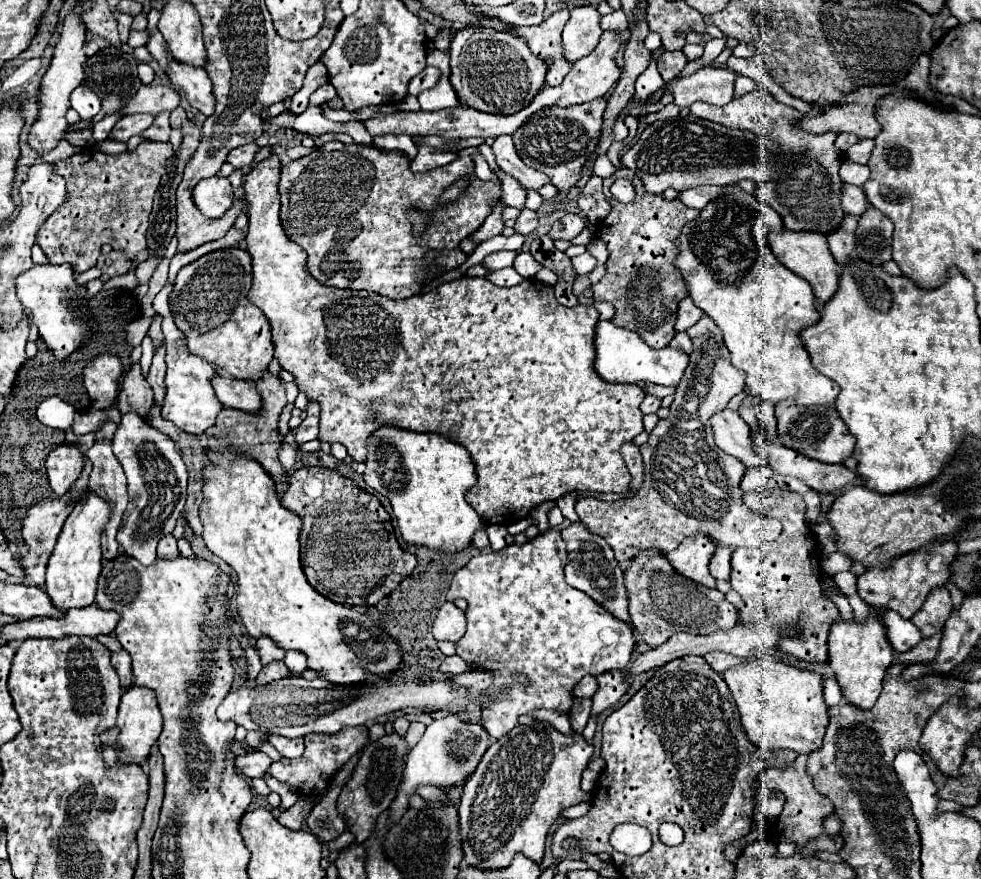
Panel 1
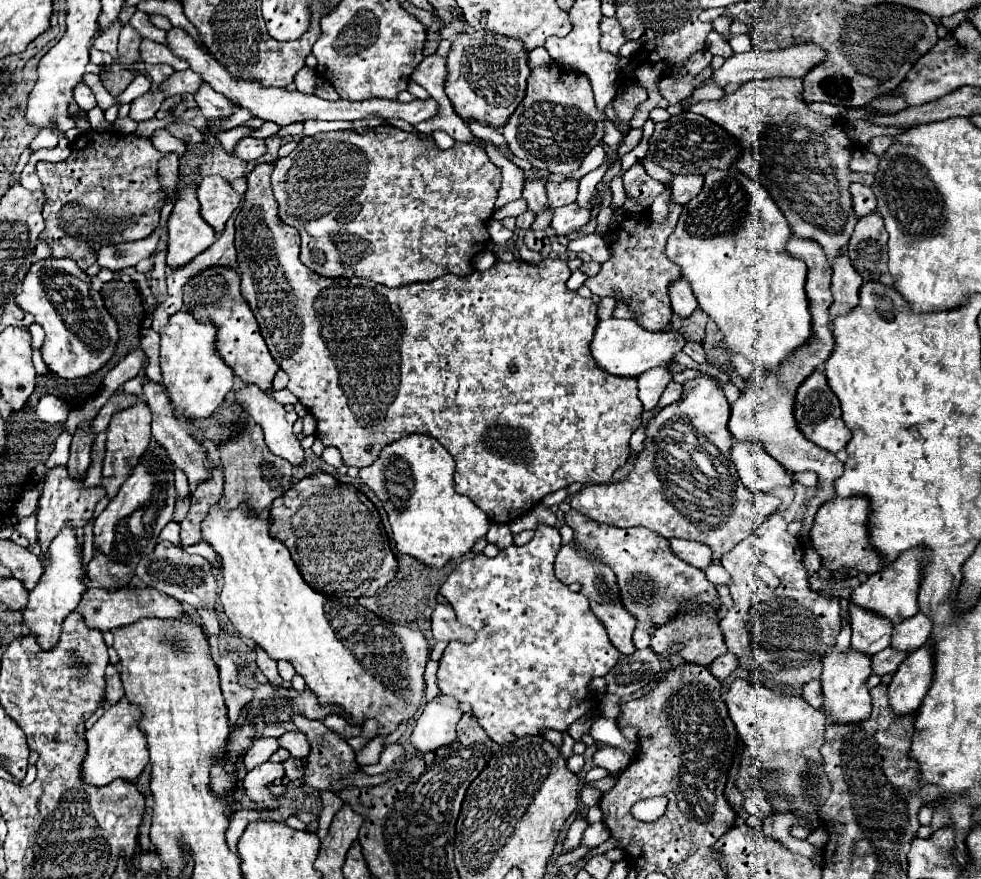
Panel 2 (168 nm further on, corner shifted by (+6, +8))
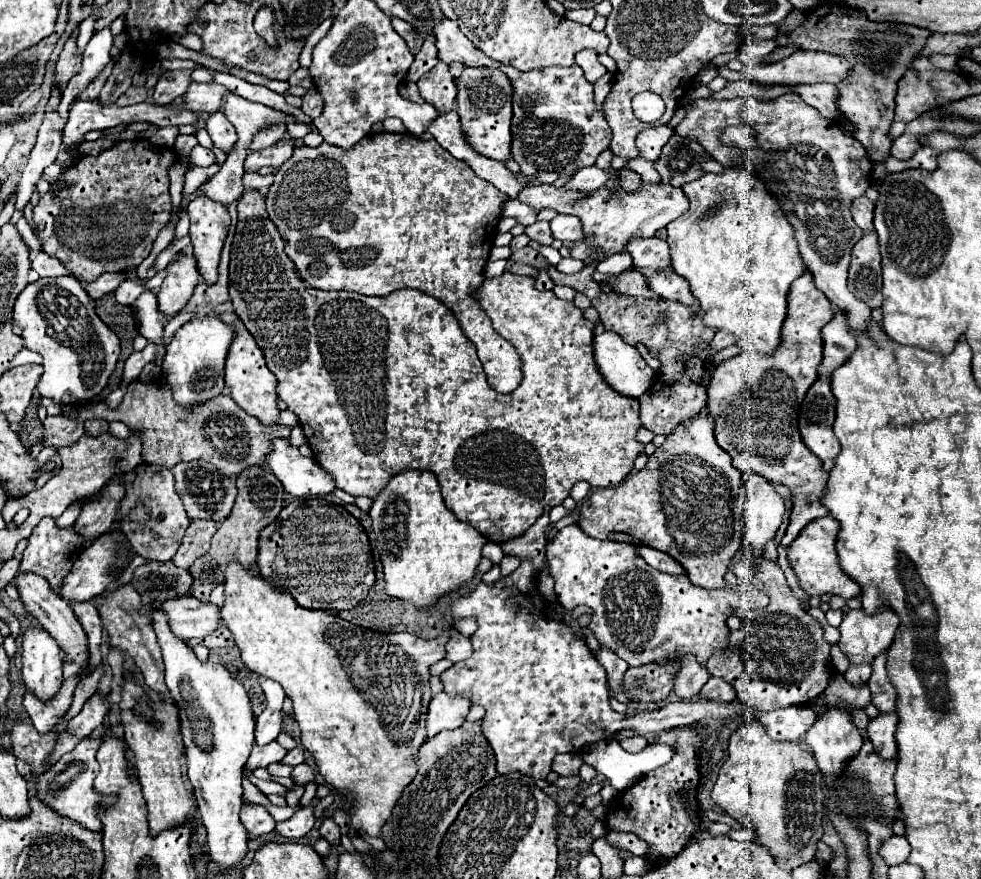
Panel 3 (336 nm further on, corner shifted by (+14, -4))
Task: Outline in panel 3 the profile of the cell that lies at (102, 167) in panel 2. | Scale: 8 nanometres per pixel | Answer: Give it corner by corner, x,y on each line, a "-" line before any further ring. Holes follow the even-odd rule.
121,141
97,157
83,155
73,167
73,185
53,195
51,191
39,199
33,209
33,221
37,225
35,235
43,243
43,251
57,257
79,281
89,283
105,271
121,273
129,267
139,267
149,257
157,233
171,219
171,197
169,197
169,165
177,161
177,155
169,149
153,149
149,141

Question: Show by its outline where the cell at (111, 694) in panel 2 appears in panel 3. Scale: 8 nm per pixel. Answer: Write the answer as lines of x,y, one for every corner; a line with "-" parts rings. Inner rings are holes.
93,695
93,697
85,703
83,711
67,723
65,731
67,731
69,735
77,737
77,739
91,737
91,735
95,733
95,729
99,729
99,727
103,725
107,713
109,713
109,707
107,707
105,699
101,699
99,695

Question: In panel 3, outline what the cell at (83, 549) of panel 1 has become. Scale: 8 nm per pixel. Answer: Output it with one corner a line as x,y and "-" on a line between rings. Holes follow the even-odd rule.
43,629
23,633
23,685
41,701
51,701
63,683
61,649

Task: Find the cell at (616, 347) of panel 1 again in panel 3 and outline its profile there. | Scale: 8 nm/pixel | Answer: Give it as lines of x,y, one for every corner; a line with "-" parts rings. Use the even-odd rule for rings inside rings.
605,331
595,337
595,363
605,381
621,395
641,397
655,381
655,371
643,361
639,351
627,345
617,333

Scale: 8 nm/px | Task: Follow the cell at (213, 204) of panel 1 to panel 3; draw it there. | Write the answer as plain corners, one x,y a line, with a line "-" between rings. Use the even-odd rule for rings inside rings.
197,197
189,203
187,215
191,219
189,237
197,269
203,281
213,285
217,281
221,249
229,231
229,213
223,205
217,205
217,201
209,201
209,197

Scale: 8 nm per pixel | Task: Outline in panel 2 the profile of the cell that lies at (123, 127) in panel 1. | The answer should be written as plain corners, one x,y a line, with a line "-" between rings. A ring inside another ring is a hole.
149,91
145,93
143,97
135,99
131,103
131,111
129,111
129,119
133,121
145,121
145,119
151,119
155,117
161,101
165,99
165,95
161,91

